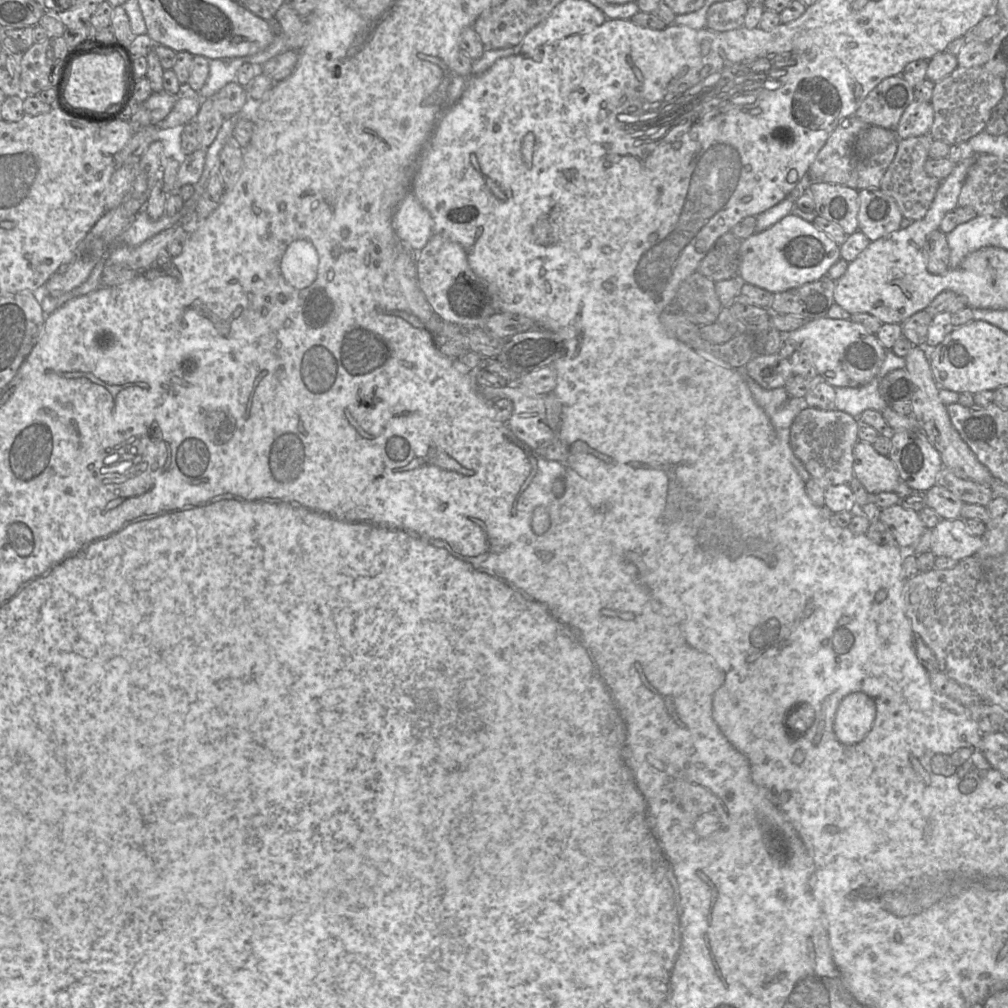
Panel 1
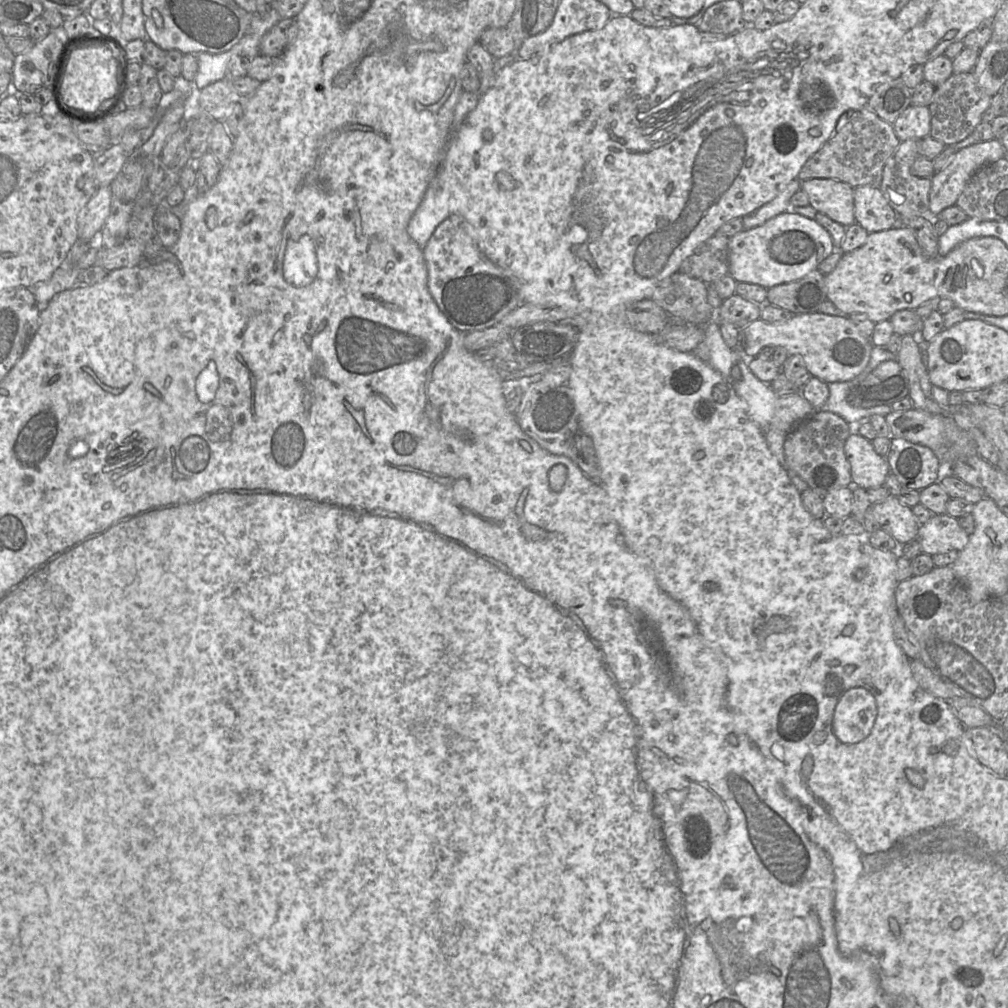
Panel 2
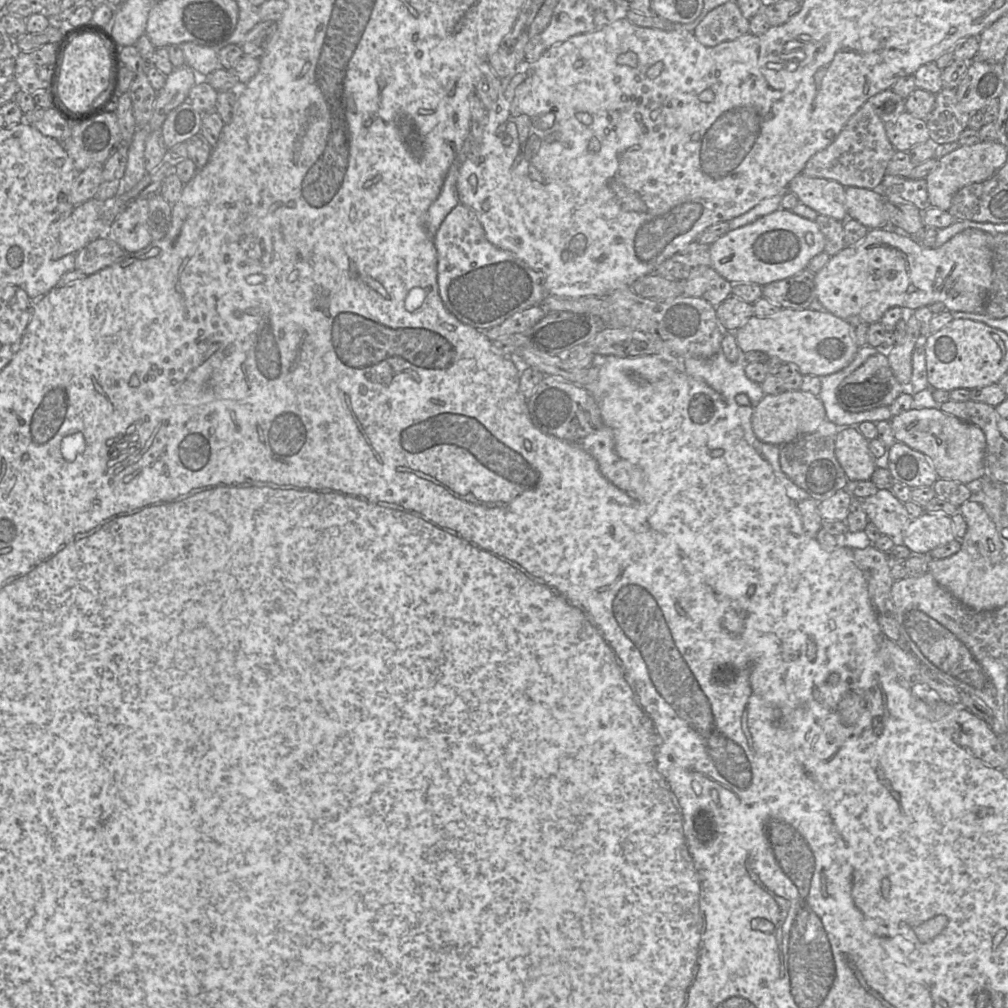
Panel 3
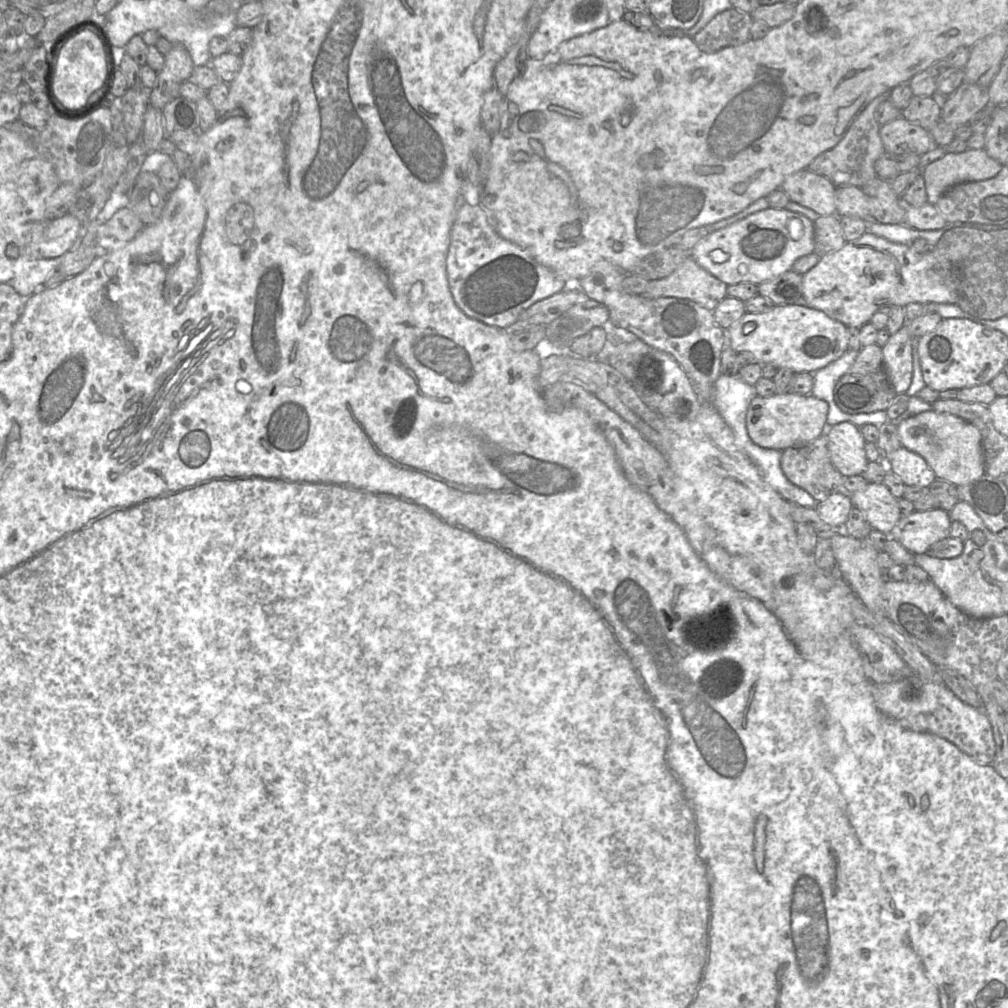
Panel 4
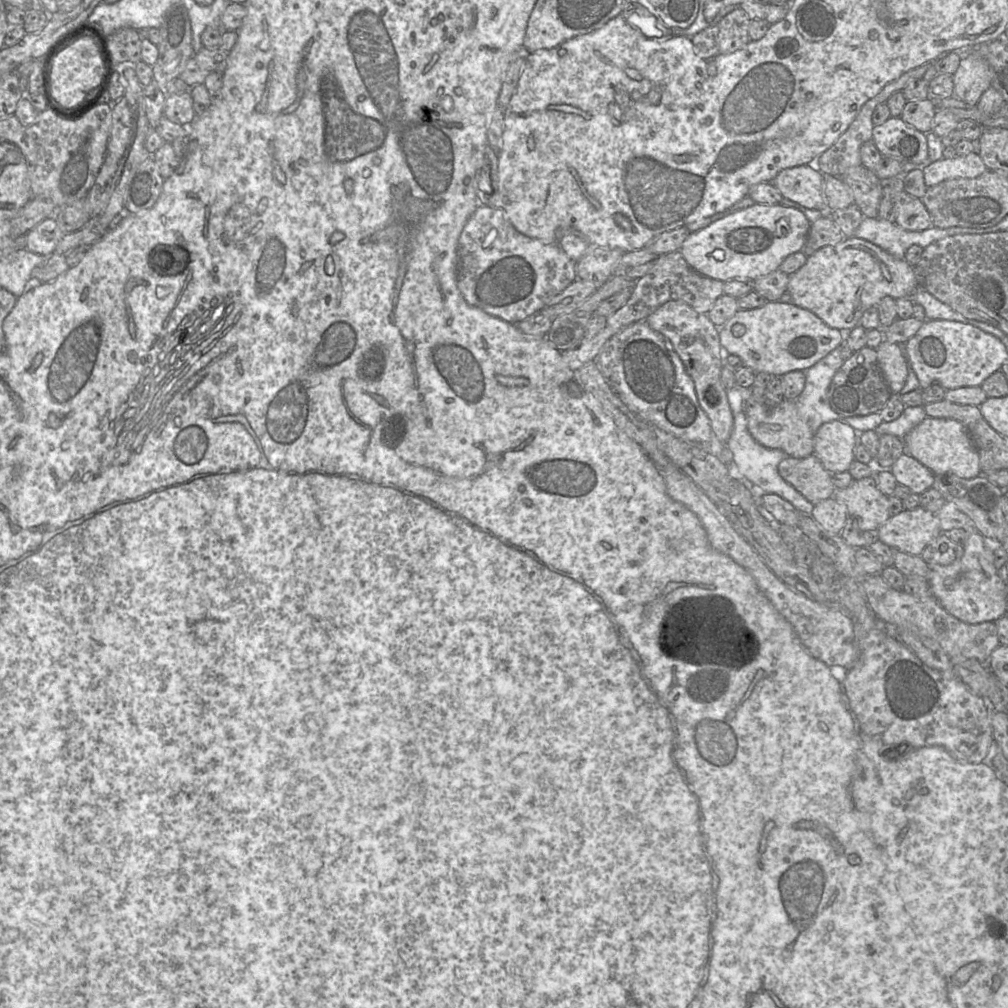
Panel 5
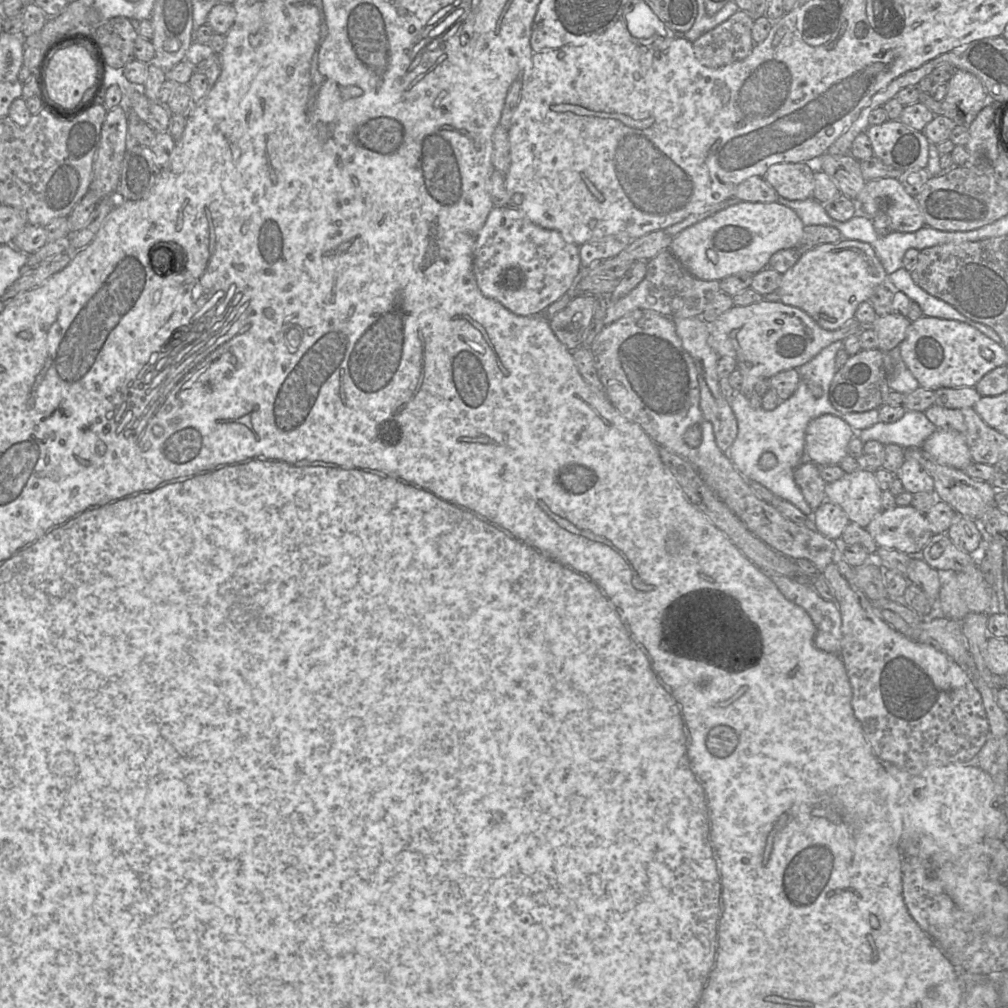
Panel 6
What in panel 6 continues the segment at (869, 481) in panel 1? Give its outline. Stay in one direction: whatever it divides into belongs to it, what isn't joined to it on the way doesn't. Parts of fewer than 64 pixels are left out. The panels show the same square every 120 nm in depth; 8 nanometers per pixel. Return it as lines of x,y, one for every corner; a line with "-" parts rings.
831,414
814,418
805,431
805,452
808,458
818,466
838,465
848,455
847,446
853,436
854,429
844,420

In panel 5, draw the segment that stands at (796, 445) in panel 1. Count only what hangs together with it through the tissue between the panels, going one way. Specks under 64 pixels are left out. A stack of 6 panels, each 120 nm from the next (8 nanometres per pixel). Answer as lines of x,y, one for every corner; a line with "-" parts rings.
814,454
805,458
789,456
779,463
778,470
781,477
814,506
833,497
837,490
831,473

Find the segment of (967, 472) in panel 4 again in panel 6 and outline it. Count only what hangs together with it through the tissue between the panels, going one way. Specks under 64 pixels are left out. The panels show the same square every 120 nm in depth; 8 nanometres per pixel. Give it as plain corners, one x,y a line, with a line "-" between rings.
937,429
923,443
921,449
940,464
963,470
972,462
966,441
954,429

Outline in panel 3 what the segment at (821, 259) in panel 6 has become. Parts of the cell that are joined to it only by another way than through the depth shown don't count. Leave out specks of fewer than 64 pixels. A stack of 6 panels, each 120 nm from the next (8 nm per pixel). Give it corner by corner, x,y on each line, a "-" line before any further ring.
870,229
862,241
845,246
815,274
817,299
836,317
846,320
858,316
867,324
878,322
893,307
914,312
937,302
943,303
950,312
983,313
992,284
992,252
988,236
991,234
978,229
966,229
938,248
926,248
915,237
886,229

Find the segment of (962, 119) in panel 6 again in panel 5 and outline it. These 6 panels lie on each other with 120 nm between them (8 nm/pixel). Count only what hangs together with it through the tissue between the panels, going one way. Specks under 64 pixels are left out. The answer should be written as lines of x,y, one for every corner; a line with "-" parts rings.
964,53
953,74
954,96
970,105
977,105
991,82
992,70
987,61
977,53

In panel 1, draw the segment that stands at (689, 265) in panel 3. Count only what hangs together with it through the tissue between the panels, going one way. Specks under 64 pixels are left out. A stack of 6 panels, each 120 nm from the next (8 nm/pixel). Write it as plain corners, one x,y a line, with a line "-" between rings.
730,231
720,236
698,265
698,272
713,282
739,277
741,242

